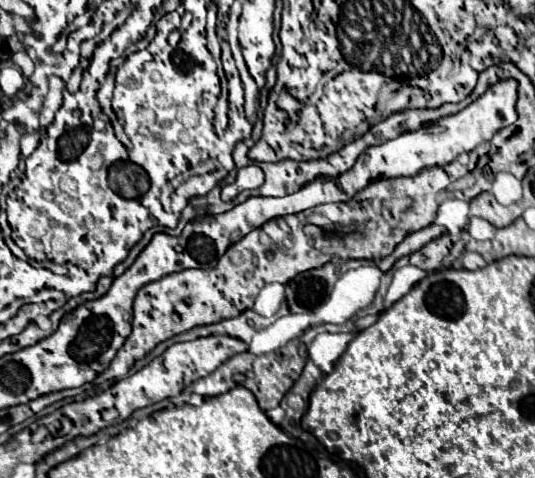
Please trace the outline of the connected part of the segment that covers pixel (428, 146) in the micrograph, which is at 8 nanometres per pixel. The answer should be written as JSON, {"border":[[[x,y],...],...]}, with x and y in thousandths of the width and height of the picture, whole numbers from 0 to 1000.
{"border":[[[936,165],[858,236],[836,241],[817,257],[798,257],[779,274],[764,274],[712,303],[697,303],[686,316],[679,316],[667,341],[652,358],[637,362],[630,374],[585,374],[563,395],[593,395],[593,416],[600,395],[600,425],[652,421],[667,400],[686,391],[705,370],[757,370],[757,366],[779,366],[791,349],[809,349],[809,345],[828,349],[850,337],[862,320],[880,316],[903,295],[914,295],[933,270],[963,257],[966,253],[963,211],[966,211],[966,169]]]}

